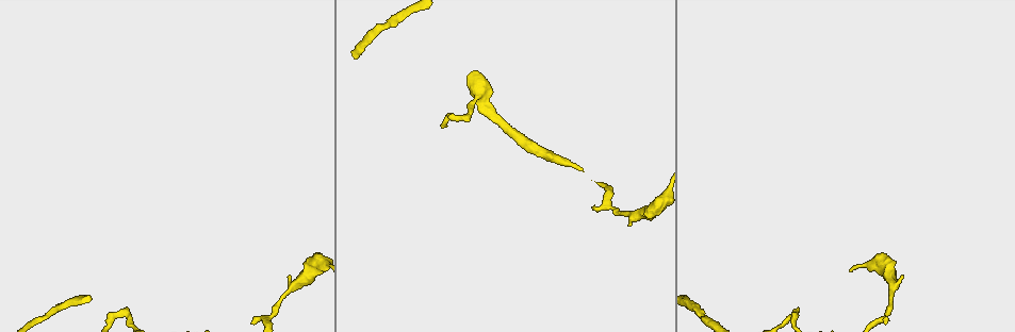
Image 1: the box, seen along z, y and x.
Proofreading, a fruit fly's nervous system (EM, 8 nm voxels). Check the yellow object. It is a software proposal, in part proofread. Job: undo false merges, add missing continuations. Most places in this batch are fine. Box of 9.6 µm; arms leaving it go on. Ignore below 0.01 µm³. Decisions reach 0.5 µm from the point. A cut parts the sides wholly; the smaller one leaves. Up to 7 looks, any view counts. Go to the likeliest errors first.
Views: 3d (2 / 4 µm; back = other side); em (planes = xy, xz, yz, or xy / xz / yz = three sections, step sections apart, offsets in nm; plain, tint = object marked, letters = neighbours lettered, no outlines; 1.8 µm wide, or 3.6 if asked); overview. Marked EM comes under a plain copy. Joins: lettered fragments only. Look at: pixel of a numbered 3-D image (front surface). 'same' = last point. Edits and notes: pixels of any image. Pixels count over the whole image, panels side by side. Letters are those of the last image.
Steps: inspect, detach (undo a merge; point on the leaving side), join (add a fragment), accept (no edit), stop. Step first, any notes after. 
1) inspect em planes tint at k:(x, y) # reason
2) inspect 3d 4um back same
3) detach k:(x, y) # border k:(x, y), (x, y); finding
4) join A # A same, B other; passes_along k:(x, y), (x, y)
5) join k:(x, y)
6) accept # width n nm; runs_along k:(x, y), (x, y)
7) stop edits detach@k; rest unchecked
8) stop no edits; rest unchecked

inspect em xy step 4 tint at 1:(884, 321) # free end

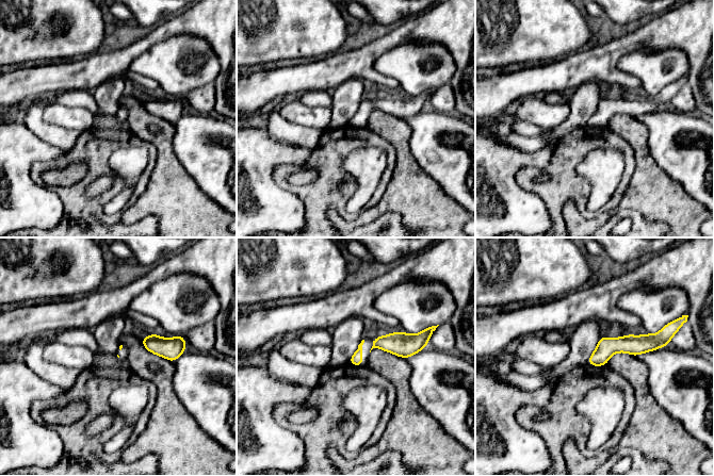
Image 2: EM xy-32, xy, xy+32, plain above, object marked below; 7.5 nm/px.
inspect em xy step 4 letters same

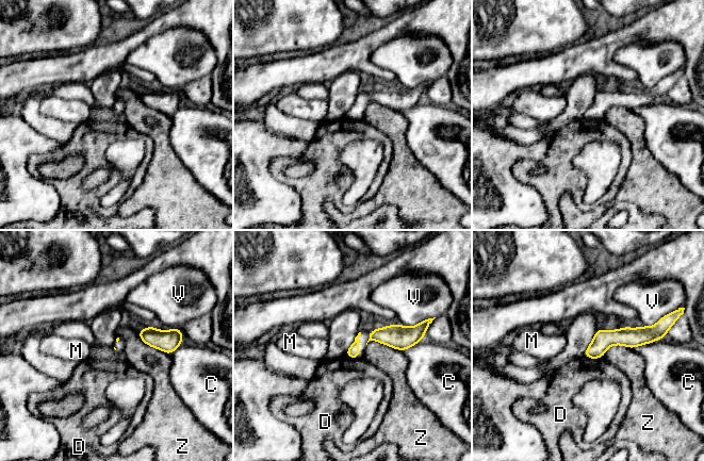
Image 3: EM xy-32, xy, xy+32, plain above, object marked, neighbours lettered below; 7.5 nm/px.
accept # longest_contact Z 280 nm; C other, D other, M other, V other, Z other; runs_along 3:(652, 330), (605, 339), (587, 354); no lettered fragment goes on from it

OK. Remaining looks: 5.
inspect 3d 4um at 1:(132, 321) # sharp bend

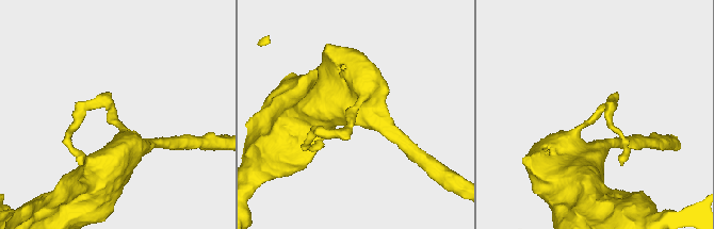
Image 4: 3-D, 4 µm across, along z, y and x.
inspect em yz step 8 letters at 4:(115, 120)

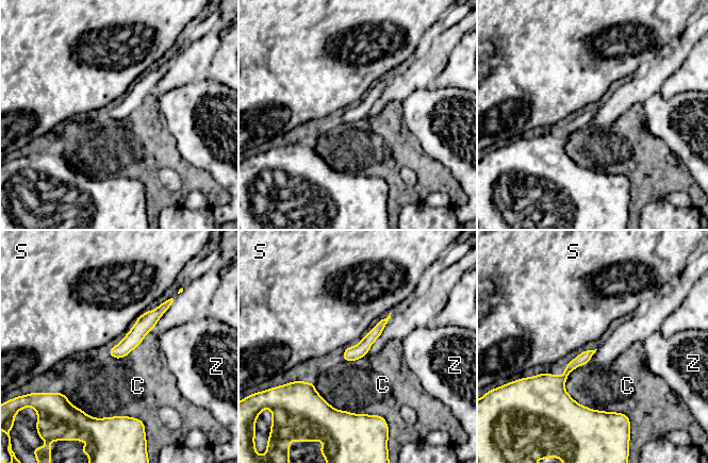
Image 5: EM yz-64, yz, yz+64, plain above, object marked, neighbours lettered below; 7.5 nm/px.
accept # C other, S other, Z other; runs_along 5:(165, 307), (120, 350), (112, 352); all the same cell

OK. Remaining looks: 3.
inspect em planes tint at 1:(640, 212)

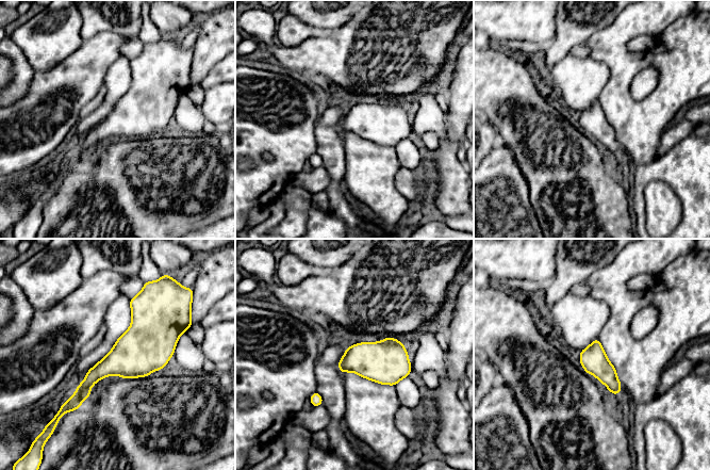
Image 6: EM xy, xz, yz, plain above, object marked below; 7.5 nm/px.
inspect em planes letters same # what lies round it

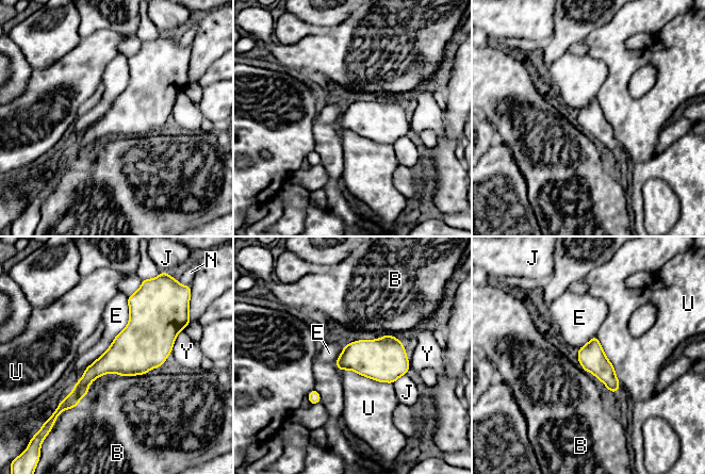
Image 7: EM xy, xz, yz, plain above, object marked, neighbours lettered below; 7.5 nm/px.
accept # longest_contact E 650 nm; B other, E other, J other, N other, U other, Y other; border 7:(128, 296), (128, 324), (84, 370); one cell here

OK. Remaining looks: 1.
stop no edits; rest unchecked

